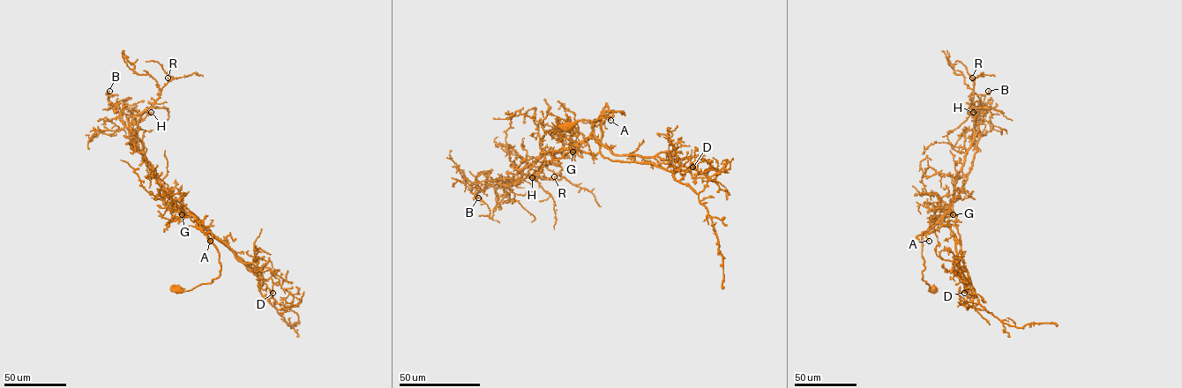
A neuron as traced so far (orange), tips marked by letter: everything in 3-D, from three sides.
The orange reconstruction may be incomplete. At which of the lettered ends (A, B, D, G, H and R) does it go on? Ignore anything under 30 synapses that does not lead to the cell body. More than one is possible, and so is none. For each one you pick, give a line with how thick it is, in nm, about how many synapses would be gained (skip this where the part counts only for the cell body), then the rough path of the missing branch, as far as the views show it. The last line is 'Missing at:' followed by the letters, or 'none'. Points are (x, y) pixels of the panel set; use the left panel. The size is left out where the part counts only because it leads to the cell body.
D: 200 nm | 30 syn | (273, 293), (262, 295)
R: 200 nm | 30 syn | (168, 78), (151, 74), (145, 70)
Missing at: D, R

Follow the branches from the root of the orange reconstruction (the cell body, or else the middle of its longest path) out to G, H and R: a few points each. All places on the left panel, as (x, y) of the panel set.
G: (178, 289), (190, 290), (211, 283), (221, 269), (217, 249), (193, 217), (182, 214)
H: (178, 289), (211, 283), (221, 265), (217, 249), (173, 201), (132, 133), (131, 120), (151, 112)
R: (178, 289), (211, 283), (221, 265), (217, 249), (173, 201), (131, 130), (131, 120), (153, 105), (168, 78)

